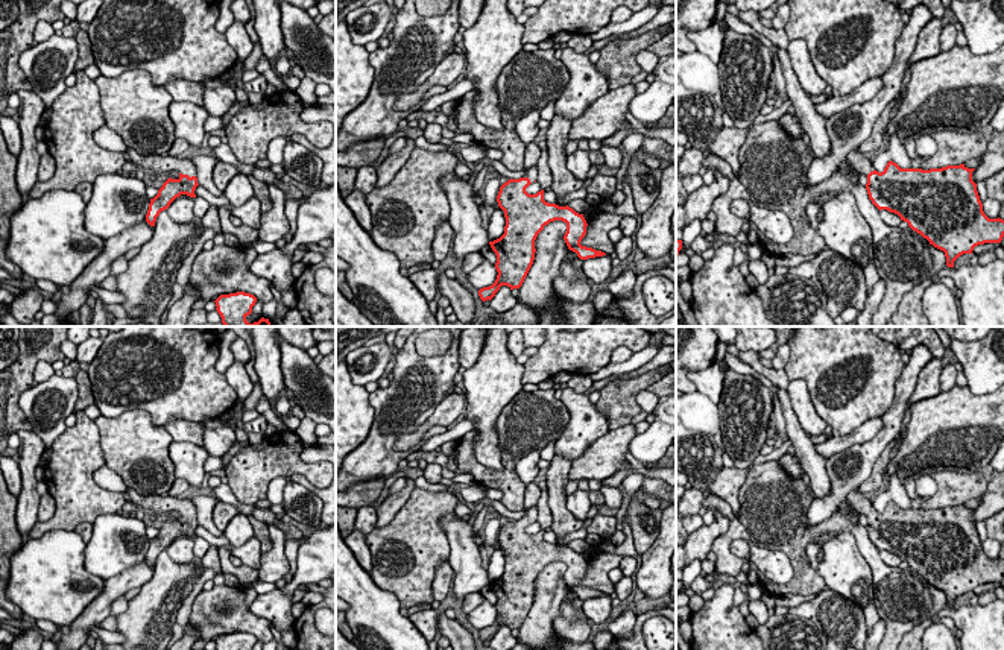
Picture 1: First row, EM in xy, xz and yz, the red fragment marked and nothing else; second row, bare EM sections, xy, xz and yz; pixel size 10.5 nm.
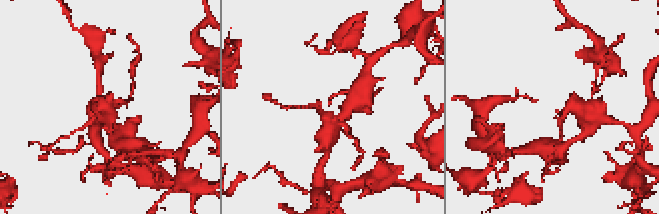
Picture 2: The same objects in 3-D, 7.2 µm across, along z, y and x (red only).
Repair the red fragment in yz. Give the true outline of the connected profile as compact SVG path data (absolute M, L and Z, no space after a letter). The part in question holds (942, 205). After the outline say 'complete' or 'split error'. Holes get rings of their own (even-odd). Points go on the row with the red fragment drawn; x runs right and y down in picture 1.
M851 150L846 161L867 176L872 204L907 222L934 248L945 252L946 266L984 243L1001 243L1004 220L989 219L983 211L972 172L965 164L942 169L901 169L889 161L879 173L872 161Z | split error

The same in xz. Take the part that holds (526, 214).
M538 167L526 169L519 179L509 179L500 187L497 202L504 211L504 234L489 241L497 255L495 269L498 272L492 286L478 290L480 299L491 301L501 286L510 290L519 289L535 260L535 240L545 225L554 220L567 223L564 240L570 251L576 252L580 260L606 255L601 251L582 246L580 241L586 234L586 220L583 214L573 208L559 207L544 200L544 190L529 194L526 188L538 178Z | split error

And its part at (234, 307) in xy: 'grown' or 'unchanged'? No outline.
unchanged

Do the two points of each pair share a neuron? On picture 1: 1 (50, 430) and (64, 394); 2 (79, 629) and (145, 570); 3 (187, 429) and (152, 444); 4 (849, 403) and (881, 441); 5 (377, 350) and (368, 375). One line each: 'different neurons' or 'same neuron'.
1: same neuron
2: same neuron
3: different neurons
4: different neurons
5: same neuron

